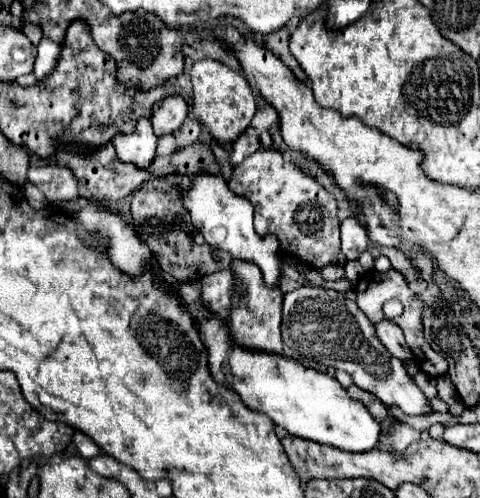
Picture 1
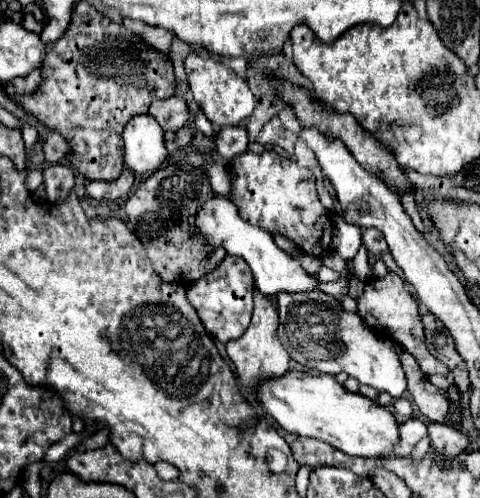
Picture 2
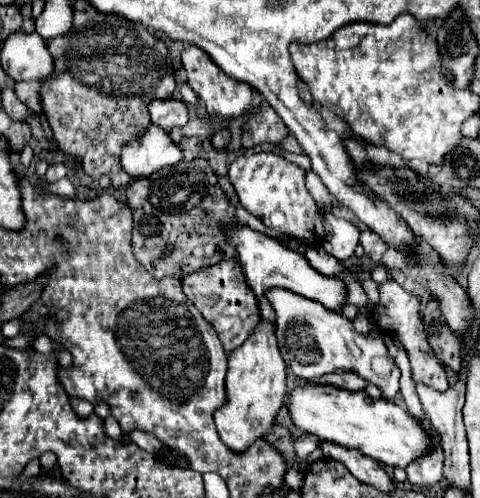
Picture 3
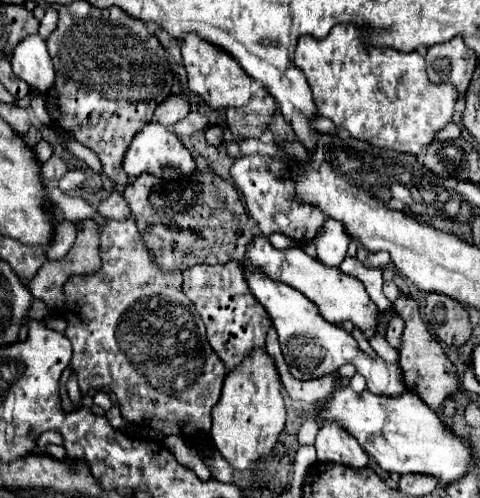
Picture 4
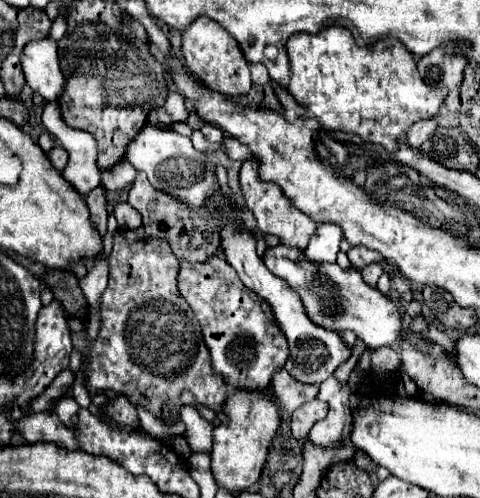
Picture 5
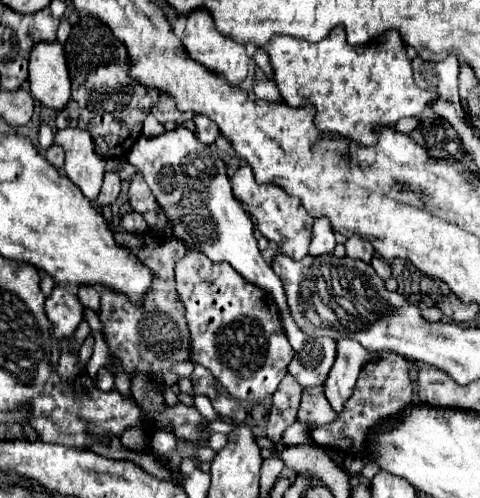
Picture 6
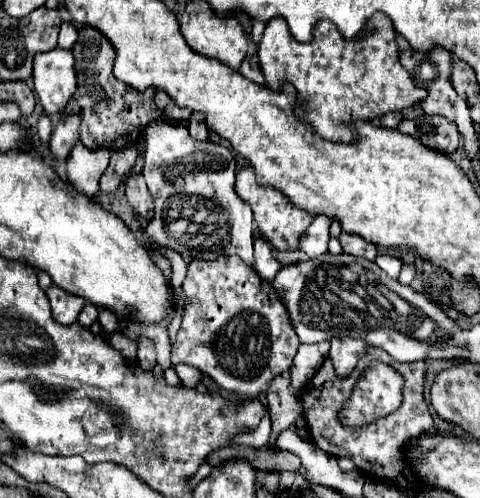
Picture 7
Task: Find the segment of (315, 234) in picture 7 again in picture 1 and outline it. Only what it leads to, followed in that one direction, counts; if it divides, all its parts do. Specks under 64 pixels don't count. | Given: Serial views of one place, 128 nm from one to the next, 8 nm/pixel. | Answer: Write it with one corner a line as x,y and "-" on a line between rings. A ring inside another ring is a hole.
350,216
342,222
342,252
348,260
358,260
358,256
368,248
368,232
358,222
358,218

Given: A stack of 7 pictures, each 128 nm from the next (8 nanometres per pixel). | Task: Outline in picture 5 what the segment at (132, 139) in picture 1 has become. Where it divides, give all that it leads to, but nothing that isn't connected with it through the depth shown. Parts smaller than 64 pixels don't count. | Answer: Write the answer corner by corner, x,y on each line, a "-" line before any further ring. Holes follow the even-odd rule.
146,124
136,134
136,138
128,144
124,160
128,160
138,172
144,170
154,188
160,188
172,196
184,198
184,202
190,208
200,208
208,200
208,196
214,196
220,192
220,184
214,174
214,162
208,158
208,154
196,150
190,138
174,130
164,130
164,128

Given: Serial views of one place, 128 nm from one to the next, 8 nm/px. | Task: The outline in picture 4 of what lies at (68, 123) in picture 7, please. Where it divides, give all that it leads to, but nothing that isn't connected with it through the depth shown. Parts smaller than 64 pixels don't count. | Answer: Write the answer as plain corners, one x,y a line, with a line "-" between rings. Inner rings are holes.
52,156
44,166
42,166
42,178
44,180
60,180
66,174
66,164
62,162
62,158

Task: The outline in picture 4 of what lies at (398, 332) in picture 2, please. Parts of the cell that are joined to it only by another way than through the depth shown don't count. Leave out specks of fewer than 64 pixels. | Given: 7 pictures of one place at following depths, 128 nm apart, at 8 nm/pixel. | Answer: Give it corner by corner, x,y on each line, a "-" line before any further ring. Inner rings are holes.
400,294
394,302
394,308
406,322
404,336
402,336
402,348
400,348
400,366
402,366
402,374
404,374
404,384
412,392
416,392
432,410
436,410
444,398
452,396
460,388
456,368
448,360
442,344
428,332
426,324
420,318
420,310
418,310
418,304
414,298

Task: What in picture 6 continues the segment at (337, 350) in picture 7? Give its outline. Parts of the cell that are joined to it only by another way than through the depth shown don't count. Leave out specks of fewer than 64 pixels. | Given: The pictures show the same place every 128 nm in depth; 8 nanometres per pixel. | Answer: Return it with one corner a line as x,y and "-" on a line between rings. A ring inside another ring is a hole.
350,338
338,340
338,356
328,374
328,380
324,382
324,394
336,414
344,410
344,404
352,396
352,388
362,366
372,358
374,354
364,352
364,348
356,340

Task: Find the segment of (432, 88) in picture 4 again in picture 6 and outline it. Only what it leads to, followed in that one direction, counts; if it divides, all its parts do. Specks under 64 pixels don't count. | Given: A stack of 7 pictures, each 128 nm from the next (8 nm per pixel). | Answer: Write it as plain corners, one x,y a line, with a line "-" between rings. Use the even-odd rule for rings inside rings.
342,26
330,30
330,34
316,42
308,44
292,36
276,36
268,46
268,56
274,68
274,82
288,106
308,106
312,104
316,112
316,128
322,132
338,132
348,136
364,146
374,146
378,142
378,126
394,126
404,116
418,116
426,106
430,106
438,96
424,92
414,84
412,64
406,52
406,44
398,32
386,32
388,40
378,40
366,44
364,48
352,48
346,42
346,32

